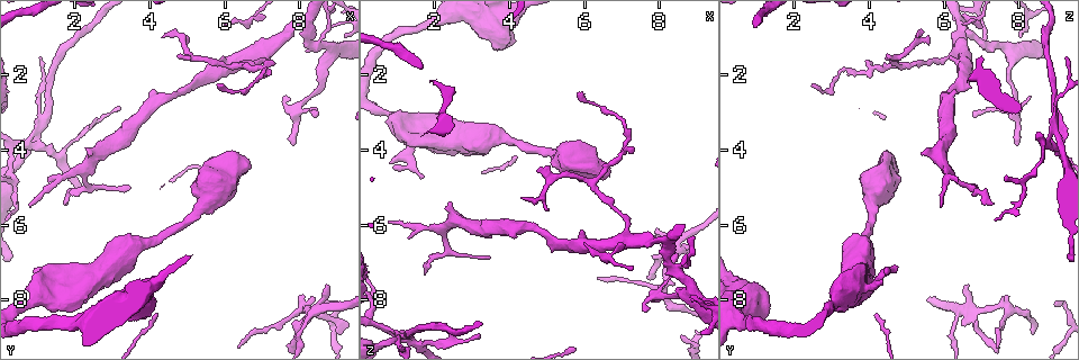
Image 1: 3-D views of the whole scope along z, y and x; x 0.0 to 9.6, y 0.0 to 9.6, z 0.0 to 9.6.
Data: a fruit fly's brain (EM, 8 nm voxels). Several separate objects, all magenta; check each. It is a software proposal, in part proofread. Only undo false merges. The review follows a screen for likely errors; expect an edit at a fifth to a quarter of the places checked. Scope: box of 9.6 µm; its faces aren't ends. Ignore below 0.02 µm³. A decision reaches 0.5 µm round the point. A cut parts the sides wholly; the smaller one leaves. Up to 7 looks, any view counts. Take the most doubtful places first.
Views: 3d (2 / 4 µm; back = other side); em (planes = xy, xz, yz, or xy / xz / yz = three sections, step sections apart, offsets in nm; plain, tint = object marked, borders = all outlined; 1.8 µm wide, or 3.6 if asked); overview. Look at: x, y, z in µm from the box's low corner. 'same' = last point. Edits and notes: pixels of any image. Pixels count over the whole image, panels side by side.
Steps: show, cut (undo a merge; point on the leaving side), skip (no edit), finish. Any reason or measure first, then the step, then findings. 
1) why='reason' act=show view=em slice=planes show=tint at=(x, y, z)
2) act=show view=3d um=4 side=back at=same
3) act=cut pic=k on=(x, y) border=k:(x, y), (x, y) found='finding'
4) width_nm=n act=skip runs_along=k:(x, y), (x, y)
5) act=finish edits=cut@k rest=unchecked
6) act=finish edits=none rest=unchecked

why='four or more arms meet' act=show view=3d um=2 side=back at=(8.35, 8.25, 6.50)

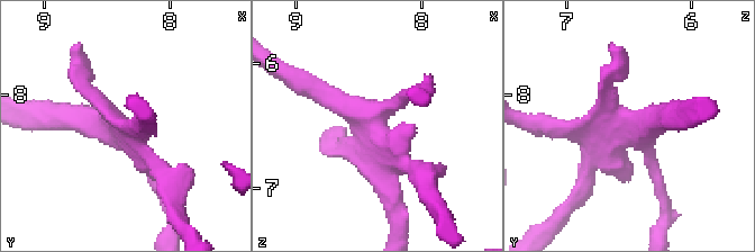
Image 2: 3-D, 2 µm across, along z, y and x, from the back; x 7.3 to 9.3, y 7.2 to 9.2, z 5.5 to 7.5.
act=show view=em um=3.6 slice=planes show=tint at=(8.36, 8.26, 6.54)

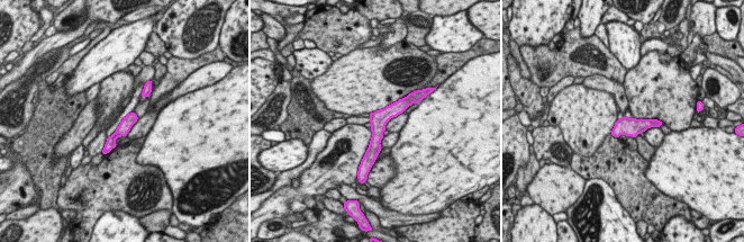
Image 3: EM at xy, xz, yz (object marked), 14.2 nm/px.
act=skip runs_along=3:(400, 104), (378, 124), (369, 155) found='continuous, no second neuron'

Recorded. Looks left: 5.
why='a fork' act=show view=em slice=xz step=4 show=tint at=(1.35, 2.95, 8.95)

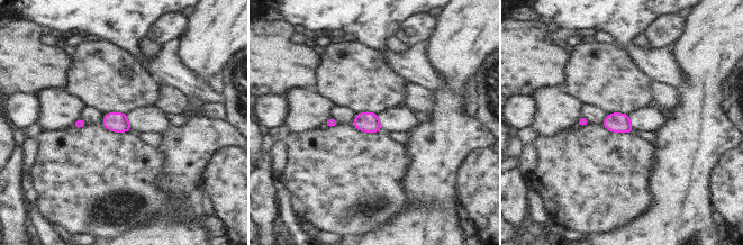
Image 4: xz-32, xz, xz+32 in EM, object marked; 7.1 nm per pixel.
act=show view=em slice=planes show=borders at=same

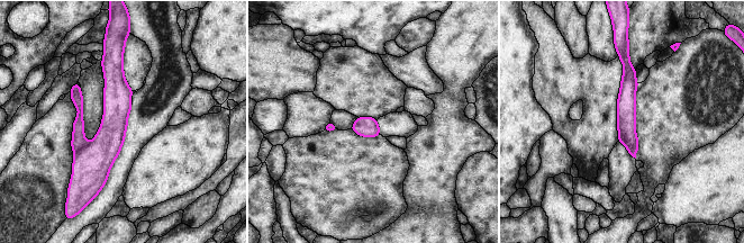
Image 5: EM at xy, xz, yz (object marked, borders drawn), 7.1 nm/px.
act=cut pic=5 on=(79, 140) found='a second neuron is stuck on'

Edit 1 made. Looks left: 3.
act=show view=overview

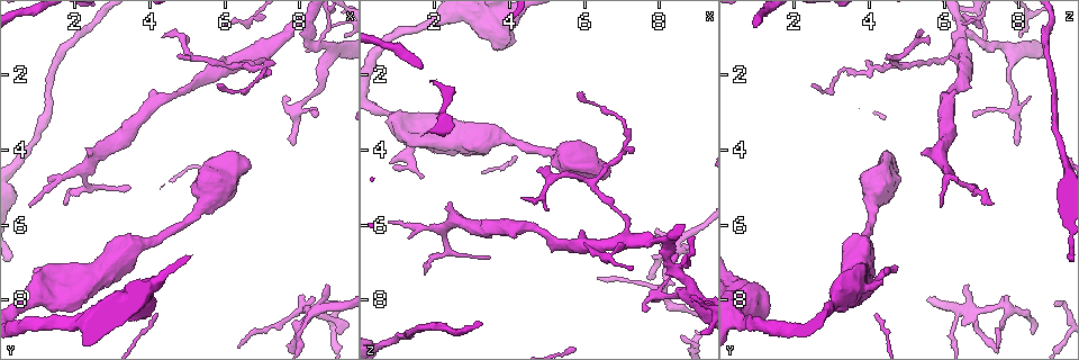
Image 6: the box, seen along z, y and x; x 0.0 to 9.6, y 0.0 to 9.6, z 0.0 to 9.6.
why='arms part here' act=show view=em slice=planes show=tint at=(8.15, 0.55, 6.45)

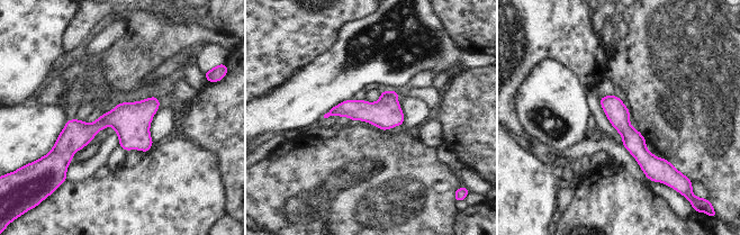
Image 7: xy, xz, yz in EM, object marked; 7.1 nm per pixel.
act=skip runs_along=7:(155, 100), (62, 153) found='all the same neuron'

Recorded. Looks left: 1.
act=finish edits=cut@5 rest=unchecked

